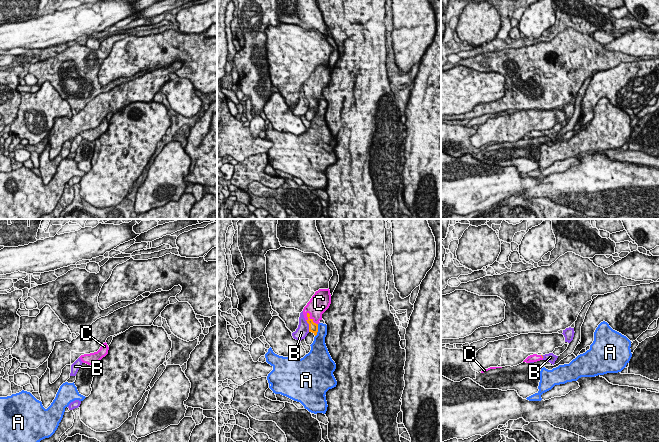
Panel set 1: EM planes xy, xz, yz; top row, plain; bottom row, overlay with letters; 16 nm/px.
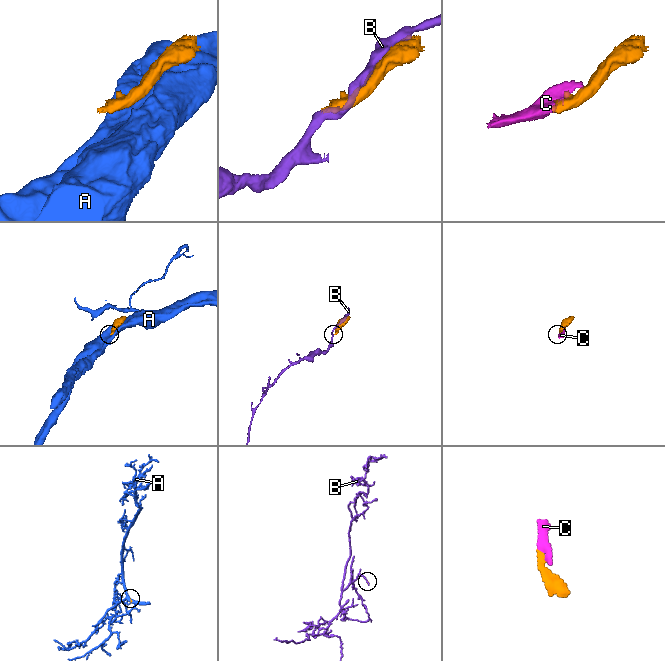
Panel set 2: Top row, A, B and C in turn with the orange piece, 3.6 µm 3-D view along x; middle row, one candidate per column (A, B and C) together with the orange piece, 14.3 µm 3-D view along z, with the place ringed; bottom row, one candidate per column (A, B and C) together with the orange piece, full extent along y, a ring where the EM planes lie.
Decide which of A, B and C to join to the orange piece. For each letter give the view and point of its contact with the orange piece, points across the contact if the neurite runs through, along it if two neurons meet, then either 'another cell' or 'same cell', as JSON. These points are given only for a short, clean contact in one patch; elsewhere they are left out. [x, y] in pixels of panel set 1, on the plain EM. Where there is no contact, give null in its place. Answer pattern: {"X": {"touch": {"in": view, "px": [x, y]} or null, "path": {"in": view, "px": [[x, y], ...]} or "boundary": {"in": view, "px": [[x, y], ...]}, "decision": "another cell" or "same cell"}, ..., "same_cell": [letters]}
{"A": {"touch": {"in": "xz", "px": [317, 106]}, "decision": "another cell"}, "B": {"touch": {"in": "xz", "px": [309, 102]}, "decision": "another cell"}, "C": {"touch": {"in": "xz", "px": [311, 95]}, "decision": "same cell"}, "same_cell": ["C"]}

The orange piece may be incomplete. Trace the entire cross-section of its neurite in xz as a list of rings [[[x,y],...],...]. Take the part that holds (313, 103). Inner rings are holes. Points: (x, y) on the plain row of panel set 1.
[[[329,64],[319,65],[303,85],[304,94],[309,100],[309,108],[312,108],[315,112],[318,108],[319,97],[322,96],[322,90],[329,84],[330,80]]]

